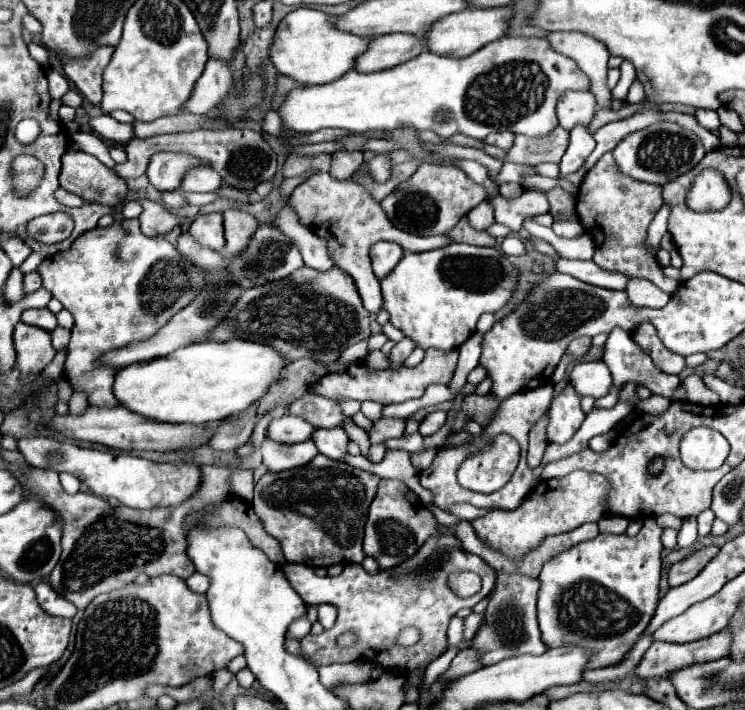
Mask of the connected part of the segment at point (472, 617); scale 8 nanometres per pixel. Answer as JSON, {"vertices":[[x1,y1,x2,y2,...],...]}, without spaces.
{"vertices":[[469,614,465,618,465,630,463,630,463,640,473,638,473,634,477,632,477,626,481,624,481,616,479,614]]}

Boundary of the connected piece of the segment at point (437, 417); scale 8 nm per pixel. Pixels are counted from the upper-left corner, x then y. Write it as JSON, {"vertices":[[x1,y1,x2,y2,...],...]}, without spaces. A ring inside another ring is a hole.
{"vertices":[[443,410,431,412,431,414,419,424,419,434,421,434,421,436,431,436,431,434,435,434,435,432,445,424,445,418,447,418,447,414,445,414]]}

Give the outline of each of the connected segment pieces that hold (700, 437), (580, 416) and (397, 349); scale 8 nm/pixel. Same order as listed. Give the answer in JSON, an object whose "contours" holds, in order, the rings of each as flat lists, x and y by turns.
{"contours":[[[693,428,681,440,681,460,689,470,713,470,725,462,727,446,727,440,717,430]],[[567,386,561,394,555,396,551,404,547,426,549,442,565,444,579,430,579,426,585,420,585,414,579,406,579,400,581,398,577,398,577,394,573,394,571,386]],[[403,338,399,344,395,344,395,346,393,346,393,350,391,350,391,354,389,354,391,370,401,368,401,366,403,366,403,362,405,362,405,358,413,352,413,348,415,348,415,342,413,342,413,340,409,340,409,338]]]}

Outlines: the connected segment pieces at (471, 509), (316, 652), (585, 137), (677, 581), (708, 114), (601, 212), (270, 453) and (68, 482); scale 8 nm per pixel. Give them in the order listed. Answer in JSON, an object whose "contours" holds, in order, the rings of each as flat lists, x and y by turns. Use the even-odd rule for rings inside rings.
{"contours":[[[453,504,453,506,449,506,449,510,447,510,449,514,453,514,453,516,457,516,457,518,461,518,461,520,473,520,473,518,477,518,477,516,483,516,483,514,487,514,489,510,481,510,481,508,475,508,475,506,471,506,471,504]],[[439,528,437,534,425,542,425,546,421,546,421,550,409,558,405,564,401,566,395,566,393,570,383,570,375,576,367,574,363,570,361,564,345,564,343,572,335,578,331,576,317,576,313,572,311,566,305,566,305,564,283,564,281,570,285,572,285,578,289,580,289,584,293,586,293,590,303,598,303,602,329,602,333,604,335,608,339,608,337,612,337,622,331,630,325,630,323,634,319,636,313,636,313,634,307,634,305,638,301,638,301,648,303,648,303,654,317,666,321,664,335,664,335,662,355,662,355,660,371,660,371,662,379,662,381,656,385,656,385,664,397,664,397,668,405,670,405,672,423,672,425,666,441,656,445,650,447,650,447,626,449,626,449,620,461,610,461,608,473,608,477,602,481,602,495,586,495,570,479,556,475,554,469,554,465,550,461,550,461,546,457,546,457,540,453,538,453,534,449,534,447,528],[455,570,471,570,471,572,479,572,479,576,483,578,483,588,479,594,471,596,471,598,457,598,449,588,447,588,447,576,449,572,455,572],[407,626,413,626,421,632,421,640,415,644,415,646,409,646,409,648,401,648,397,646,397,638,401,634,403,628],[343,632,355,632,359,636,359,642,351,648,337,648,335,644,335,638]],[[579,124,577,128,573,128,569,148,559,164,561,174,567,176,567,174,577,172,577,168,583,166,585,158,593,152,593,148,595,148,595,140,593,140,593,134,589,132,589,128,585,124]],[[707,546,707,548,693,552,691,556,683,558,681,562,673,564,669,570,669,586,675,588,675,586,681,586,681,584,693,580,705,568,705,564,717,556,717,552,719,552,717,546]],[[697,110,695,112,695,120,703,126,703,128,707,128,707,130,711,130,711,132,715,132,715,130,719,130,721,128,721,120,719,120,719,116,717,116,717,112,713,112,713,110]],[[605,152,599,158,599,162,587,172,587,176,579,186,577,196,579,222,583,224,585,232,591,234,591,238,595,240,593,262,605,270,617,270,631,278,645,278,655,286,659,286,663,292,673,294,679,282,663,274,661,264,651,254,651,248,645,244,647,228,661,206,663,206,661,186,639,182,635,178,625,176,617,168,611,152]],[[265,438,261,444,261,454,263,454,263,464,271,472,281,472,307,464,313,456,317,456,317,448,313,446,311,440,299,444,277,444]],[[62,472,59,474,59,480,61,486,63,486,63,490,65,490,67,494,77,494,77,492,79,492,81,482,79,482,75,476,71,476,71,474,67,474,67,472]]]}

